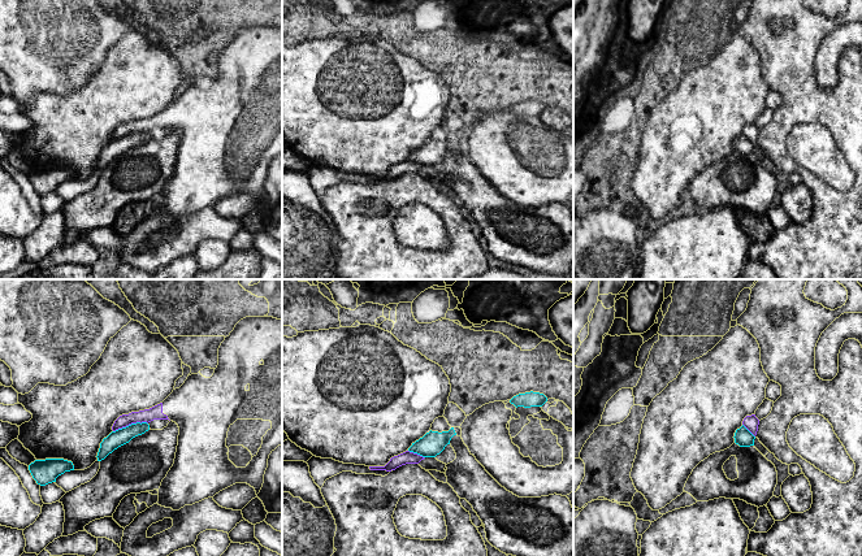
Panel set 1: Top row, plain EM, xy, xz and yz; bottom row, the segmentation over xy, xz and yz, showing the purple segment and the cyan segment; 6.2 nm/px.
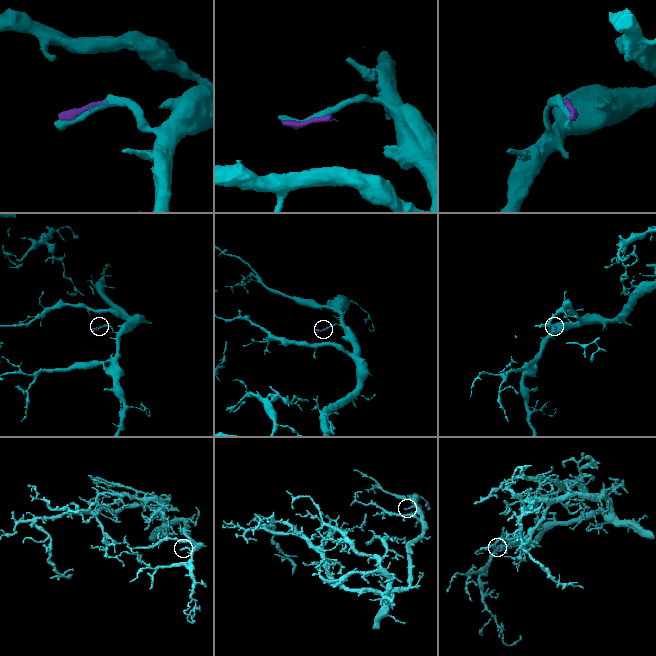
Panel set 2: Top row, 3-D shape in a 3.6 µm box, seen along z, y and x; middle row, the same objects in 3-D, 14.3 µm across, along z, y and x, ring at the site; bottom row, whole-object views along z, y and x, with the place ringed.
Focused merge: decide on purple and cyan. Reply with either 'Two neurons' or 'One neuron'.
Two neurons

